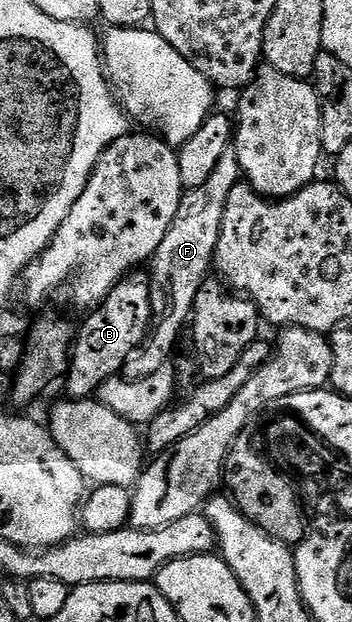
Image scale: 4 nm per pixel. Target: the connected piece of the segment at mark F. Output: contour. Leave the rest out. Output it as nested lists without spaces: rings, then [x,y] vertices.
[[[230,151],[222,155],[218,167],[214,167],[214,175],[210,175],[202,187],[187,190],[182,203],[178,203],[178,215],[174,215],[174,223],[170,223],[170,231],[166,231],[162,247],[158,247],[150,262],[150,285],[155,290],[155,300],[160,302],[168,297],[168,310],[161,317],[159,314],[155,318],[148,336],[140,346],[130,351],[130,359],[126,359],[122,370],[128,380],[146,379],[146,375],[154,375],[154,371],[173,360],[171,357],[176,349],[176,340],[183,329],[185,332],[192,304],[196,302],[198,291],[214,265],[218,235],[224,226],[226,199],[230,199],[230,191],[234,191],[234,187],[241,184],[241,181],[240,164],[235,152]]]

